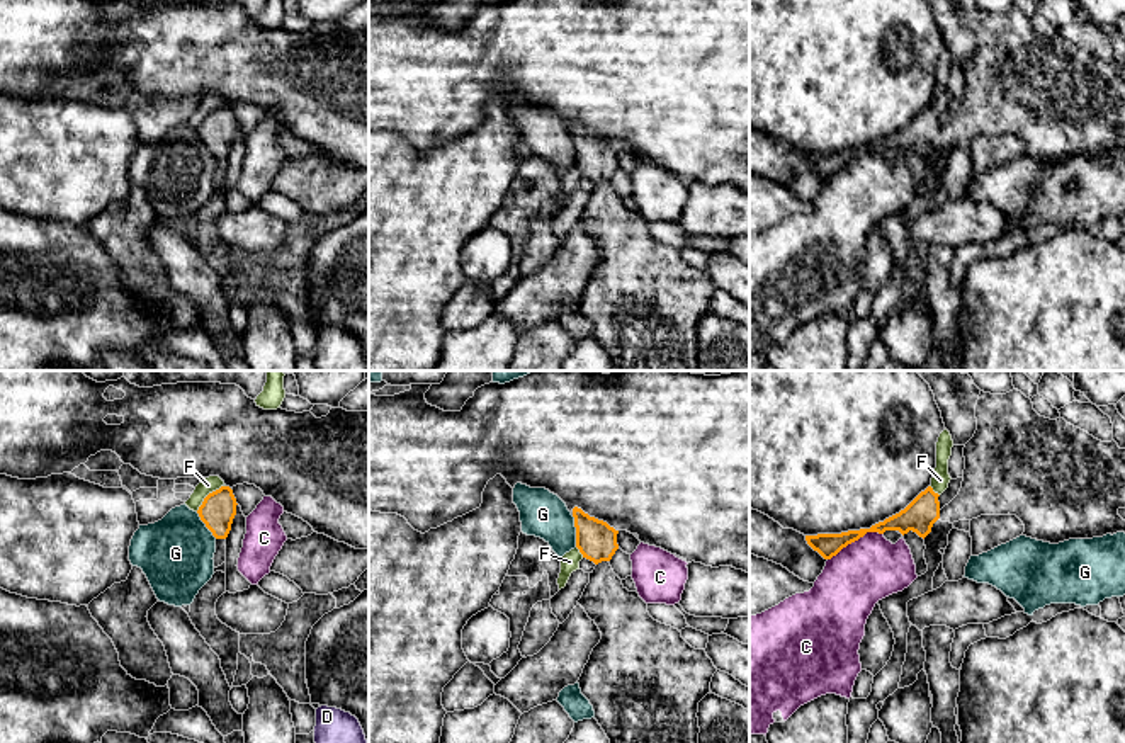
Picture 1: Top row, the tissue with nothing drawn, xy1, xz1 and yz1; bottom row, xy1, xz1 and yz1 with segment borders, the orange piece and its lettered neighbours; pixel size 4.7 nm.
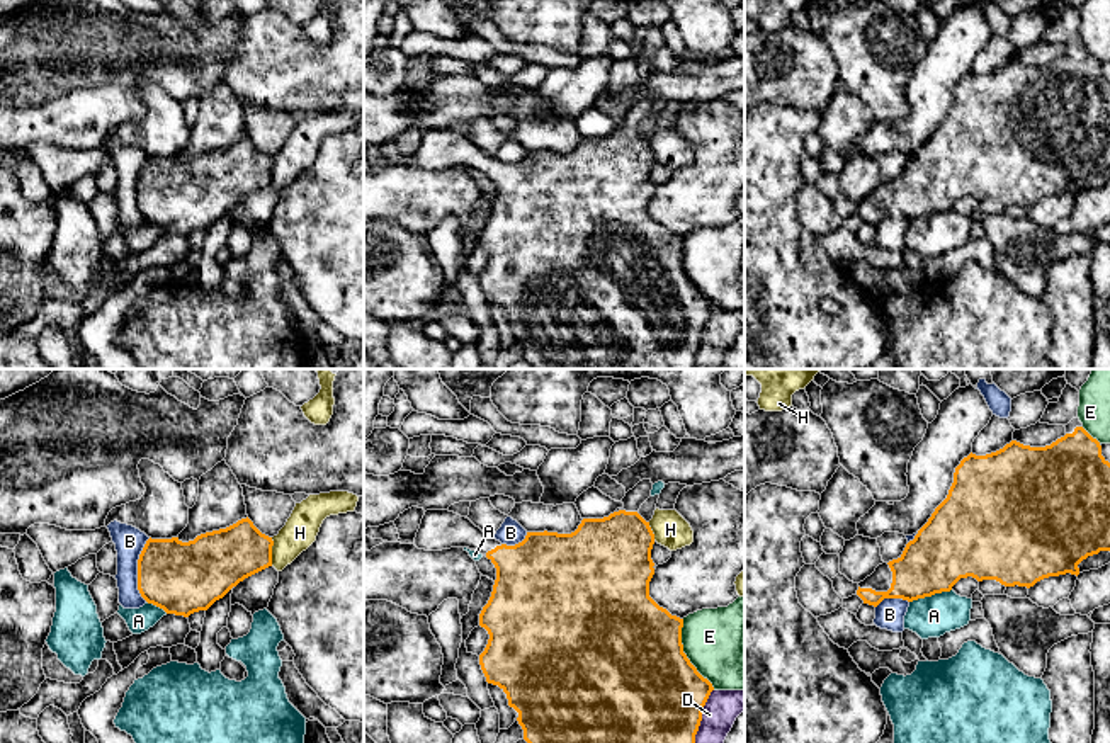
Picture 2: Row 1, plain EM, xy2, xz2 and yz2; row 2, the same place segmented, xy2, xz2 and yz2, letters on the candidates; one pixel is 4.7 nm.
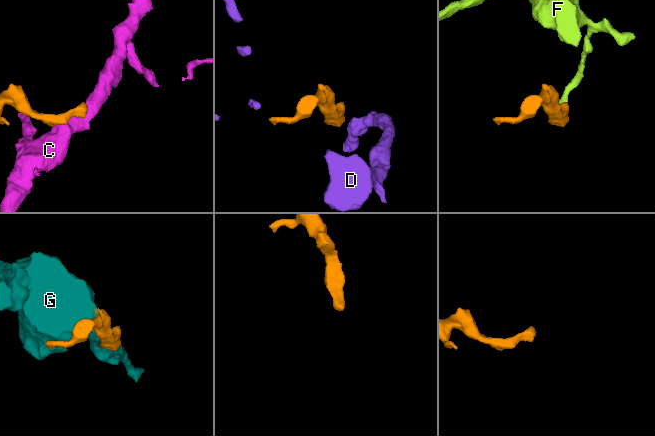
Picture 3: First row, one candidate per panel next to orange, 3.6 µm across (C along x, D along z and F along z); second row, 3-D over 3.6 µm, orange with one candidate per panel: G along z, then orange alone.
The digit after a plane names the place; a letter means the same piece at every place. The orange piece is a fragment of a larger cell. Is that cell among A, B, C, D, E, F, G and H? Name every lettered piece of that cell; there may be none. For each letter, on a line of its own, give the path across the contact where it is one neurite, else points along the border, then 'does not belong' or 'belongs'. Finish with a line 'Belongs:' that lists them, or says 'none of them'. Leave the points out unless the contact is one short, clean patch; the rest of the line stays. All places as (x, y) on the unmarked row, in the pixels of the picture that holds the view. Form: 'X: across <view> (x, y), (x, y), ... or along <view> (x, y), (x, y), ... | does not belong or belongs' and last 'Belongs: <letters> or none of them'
A: does not belong
B: does not belong
C: along yz1 (882, 152), (865, 152), (828, 179) | does not belong
D: does not belong
E: does not belong
F: along xy1 (225, 104), (213, 109), (196, 130) | does not belong
G: does not belong
H: along xy2 (271, 157), (272, 184) | does not belong
Belongs: none of them

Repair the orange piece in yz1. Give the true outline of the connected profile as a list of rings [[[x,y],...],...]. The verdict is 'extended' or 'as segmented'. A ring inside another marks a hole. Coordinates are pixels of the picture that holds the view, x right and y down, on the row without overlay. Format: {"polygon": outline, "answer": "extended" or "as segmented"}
{"polygon": [[[1018,9],[1006,14],[981,10],[975,37],[977,49],[964,66],[962,107],[948,124],[941,128],[940,114],[928,105],[904,129],[870,148],[806,155],[807,163],[831,179],[867,151],[899,150],[904,155],[913,150],[924,158],[936,139],[953,143],[1008,133],[1023,141],[1023,155],[1050,163],[1125,151],[1125,139],[1118,134],[1125,128],[1125,68],[1115,60],[1101,61],[1064,37],[1040,36],[1032,19]]], "answer": "extended"}

